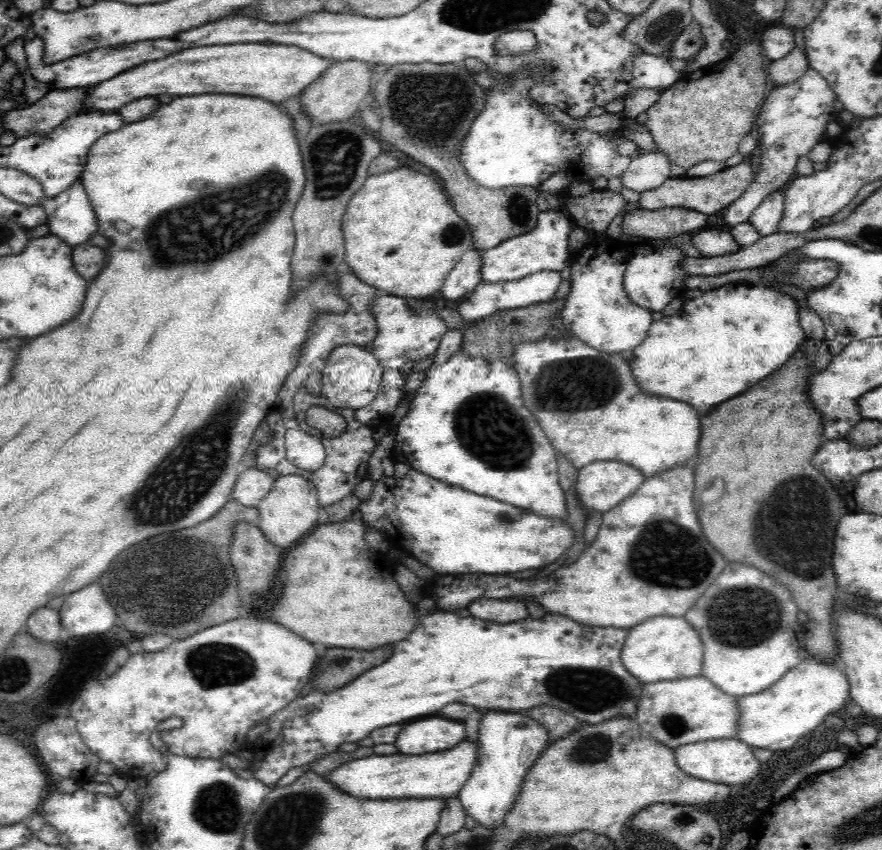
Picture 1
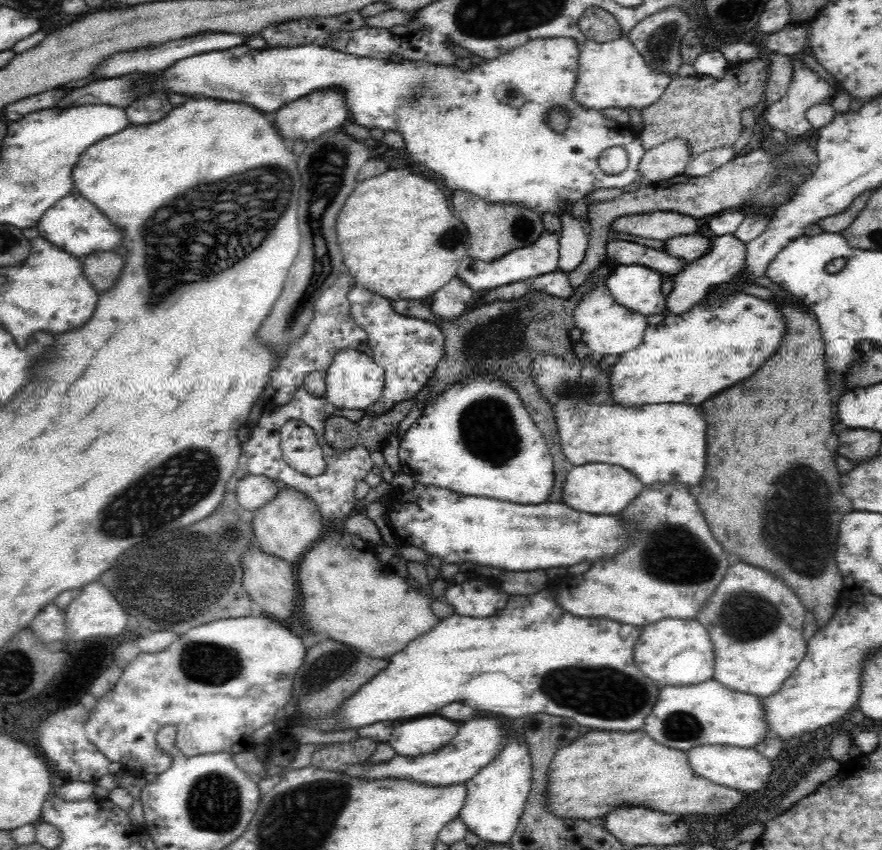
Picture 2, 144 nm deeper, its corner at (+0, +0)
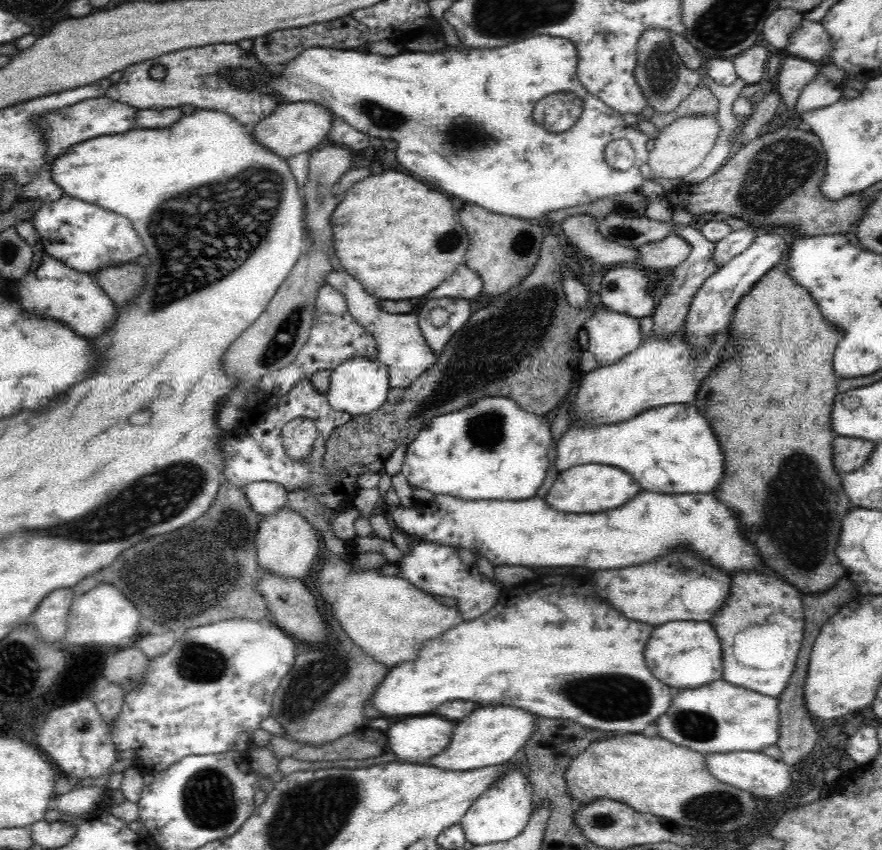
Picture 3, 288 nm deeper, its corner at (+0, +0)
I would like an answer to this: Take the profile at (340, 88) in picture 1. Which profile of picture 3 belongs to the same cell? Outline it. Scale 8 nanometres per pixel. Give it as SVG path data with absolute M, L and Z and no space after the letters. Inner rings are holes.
M294 102L294 104L282 104L278 106L266 120L258 122L250 128L254 140L274 152L276 156L288 160L290 156L296 156L300 152L312 152L320 146L324 146L324 140L332 128L334 114L314 102Z

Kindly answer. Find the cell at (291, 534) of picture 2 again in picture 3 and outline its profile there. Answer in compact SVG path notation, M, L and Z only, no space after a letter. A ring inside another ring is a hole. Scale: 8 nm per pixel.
M280 508L280 512L272 516L264 516L258 522L258 536L256 536L256 548L258 548L258 564L260 570L268 570L274 576L282 578L296 578L300 582L306 580L306 576L312 576L312 570L316 566L318 546L320 546L320 534L314 530L314 524L306 520L300 512L292 508Z

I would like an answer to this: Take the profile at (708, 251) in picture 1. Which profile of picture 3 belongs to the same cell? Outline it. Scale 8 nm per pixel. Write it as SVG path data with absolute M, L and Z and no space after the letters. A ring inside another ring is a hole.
M670 234L664 240L638 246L640 260L636 260L636 264L630 264L630 266L648 270L648 272L670 270L670 268L678 268L684 260L688 260L690 252L692 252L692 246L684 238Z

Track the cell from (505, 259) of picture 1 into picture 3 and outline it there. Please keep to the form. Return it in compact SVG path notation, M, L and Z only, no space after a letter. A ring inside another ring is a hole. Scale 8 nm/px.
M464 264L456 268L456 272L444 280L434 292L424 296L424 302L430 298L468 298L468 300L482 300L482 280L478 274L468 270Z

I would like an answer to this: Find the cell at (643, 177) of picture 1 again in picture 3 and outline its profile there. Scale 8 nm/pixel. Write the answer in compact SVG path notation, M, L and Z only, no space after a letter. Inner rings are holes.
M688 116L688 118L680 118L674 120L672 124L664 126L664 130L660 132L654 150L650 152L648 158L648 166L652 168L652 176L658 178L684 178L688 176L688 172L696 170L708 156L708 152L714 148L714 142L718 138L720 132L720 124L718 118L712 116Z

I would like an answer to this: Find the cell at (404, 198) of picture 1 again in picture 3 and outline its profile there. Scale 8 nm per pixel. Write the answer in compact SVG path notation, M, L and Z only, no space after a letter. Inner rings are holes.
M388 170L378 176L368 176L348 190L344 200L330 216L334 230L334 252L346 272L378 300L420 300L438 288L442 280L452 276L458 264L464 264L470 248L470 236L456 220L458 214L454 210L458 212L458 208L454 208L444 194L406 174Z

